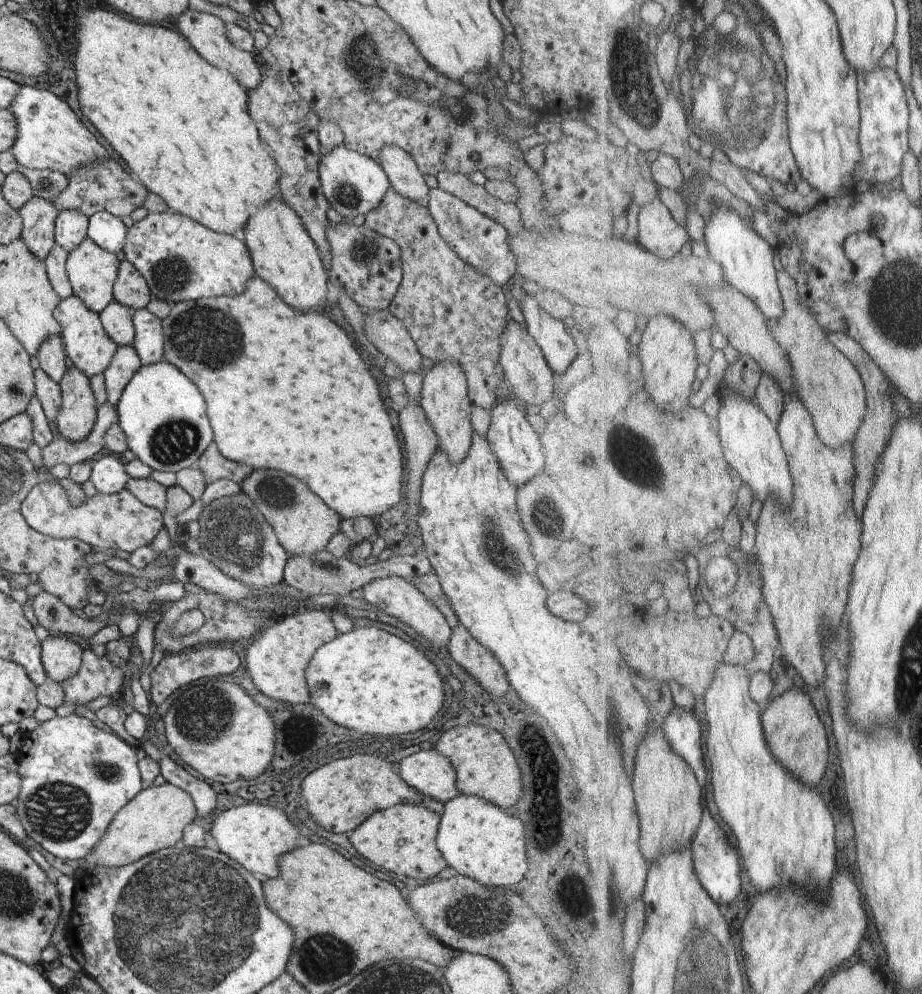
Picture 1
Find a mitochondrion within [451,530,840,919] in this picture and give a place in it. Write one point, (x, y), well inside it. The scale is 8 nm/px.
(541, 759)

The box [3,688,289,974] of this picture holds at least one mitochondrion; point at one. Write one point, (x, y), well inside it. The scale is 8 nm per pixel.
(57, 812)

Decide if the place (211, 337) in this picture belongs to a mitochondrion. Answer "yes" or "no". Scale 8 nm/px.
yes

